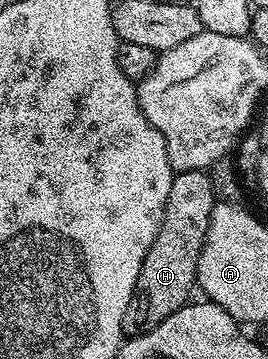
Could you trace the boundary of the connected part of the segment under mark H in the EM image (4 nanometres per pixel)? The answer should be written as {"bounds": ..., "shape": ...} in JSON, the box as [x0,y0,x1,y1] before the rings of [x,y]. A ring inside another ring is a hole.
{"bounds":[121,171,214,336],"shape":[[[179,171],[174,174],[159,233],[151,249],[147,249],[147,257],[143,257],[136,292],[123,317],[121,330],[126,336],[155,329],[167,321],[171,313],[185,306],[190,298],[189,290],[194,290],[197,281],[197,266],[203,253],[214,202],[213,186],[205,171]]]}

